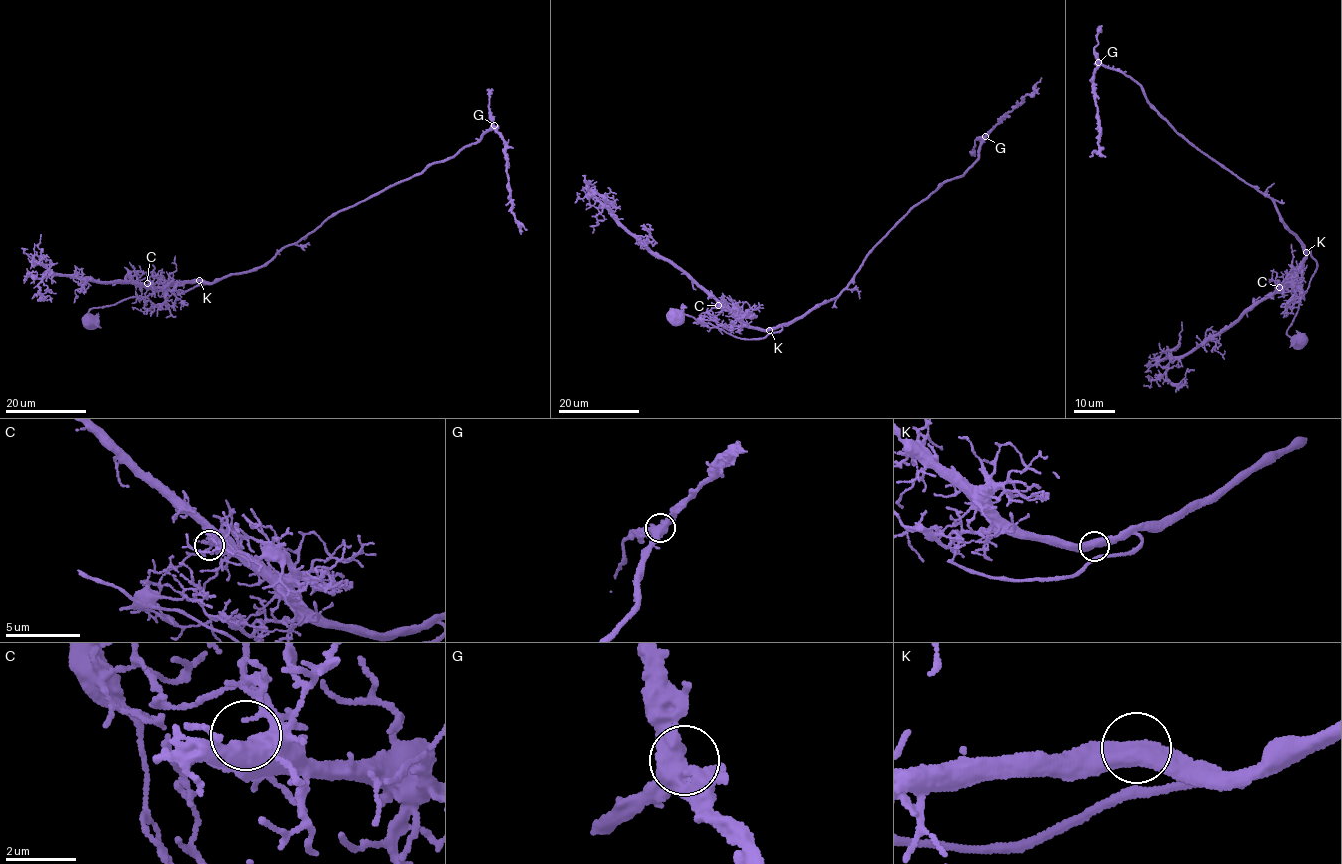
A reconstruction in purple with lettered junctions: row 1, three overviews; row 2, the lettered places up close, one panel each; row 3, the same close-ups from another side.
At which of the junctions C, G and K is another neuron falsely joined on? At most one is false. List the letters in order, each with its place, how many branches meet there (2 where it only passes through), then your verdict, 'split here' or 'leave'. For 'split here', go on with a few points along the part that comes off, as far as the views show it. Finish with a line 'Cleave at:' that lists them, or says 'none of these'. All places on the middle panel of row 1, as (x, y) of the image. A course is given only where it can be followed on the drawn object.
C: at (718, 305); 2 branches meet; leave
G: at (985, 136); 3 branches meet; leave
K: at (769, 330); 2 branches meet; leave
Cleave at: none of these

